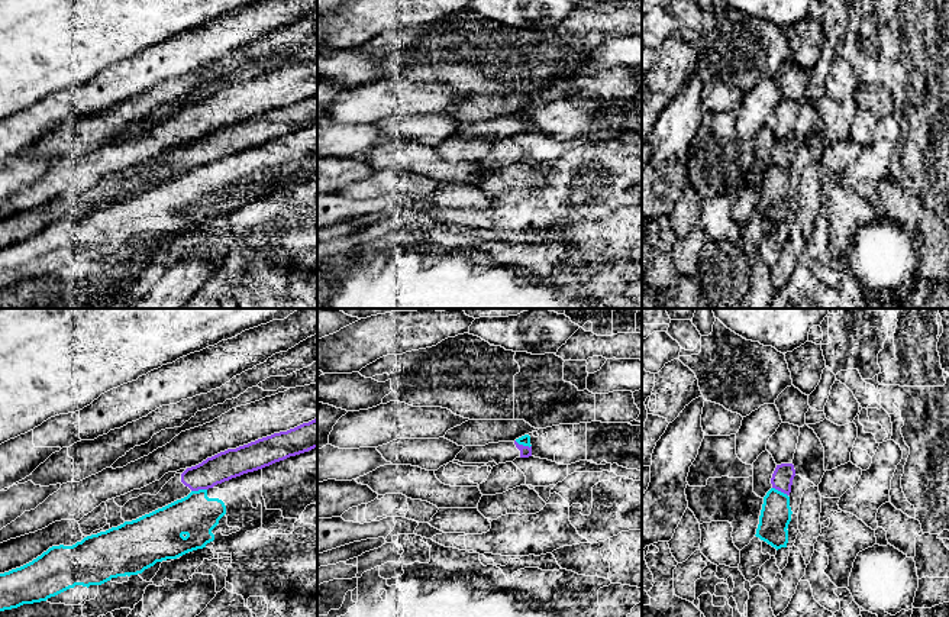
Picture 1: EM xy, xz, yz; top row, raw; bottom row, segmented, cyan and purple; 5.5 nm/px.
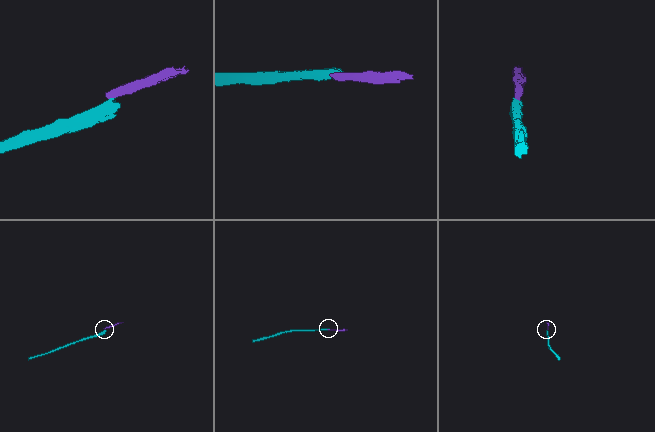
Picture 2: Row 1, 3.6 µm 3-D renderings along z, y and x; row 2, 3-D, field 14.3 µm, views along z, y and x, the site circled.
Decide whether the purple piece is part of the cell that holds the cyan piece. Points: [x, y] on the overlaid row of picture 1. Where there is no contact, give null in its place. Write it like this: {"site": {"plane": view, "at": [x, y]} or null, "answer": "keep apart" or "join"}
{"site": {"plane": "xz", "at": [523, 445]}, "answer": "keep apart"}

